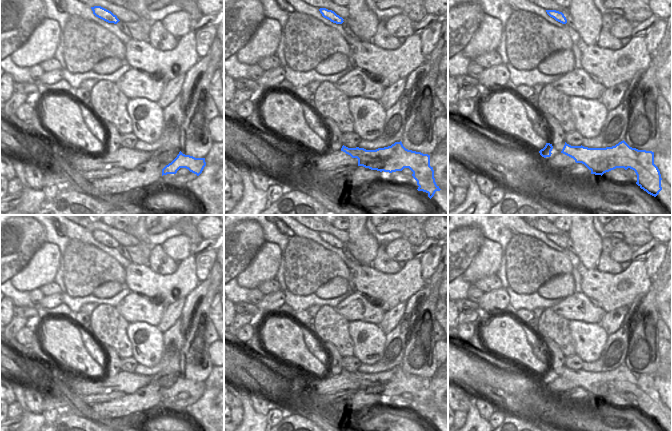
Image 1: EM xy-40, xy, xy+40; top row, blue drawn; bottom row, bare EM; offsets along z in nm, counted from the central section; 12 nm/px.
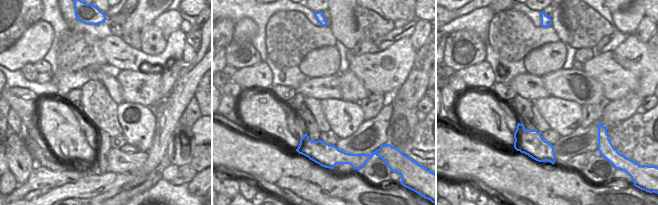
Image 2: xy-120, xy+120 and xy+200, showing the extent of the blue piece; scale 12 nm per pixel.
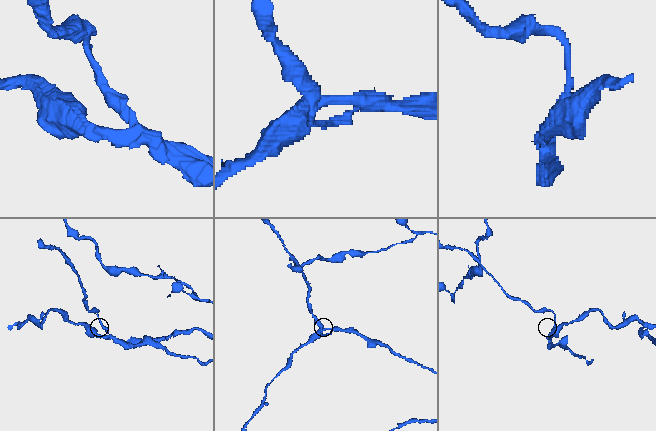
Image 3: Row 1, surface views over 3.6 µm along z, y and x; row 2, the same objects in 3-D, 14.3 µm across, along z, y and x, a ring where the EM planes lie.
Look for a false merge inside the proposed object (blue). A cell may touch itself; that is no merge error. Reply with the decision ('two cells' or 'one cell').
two cells

